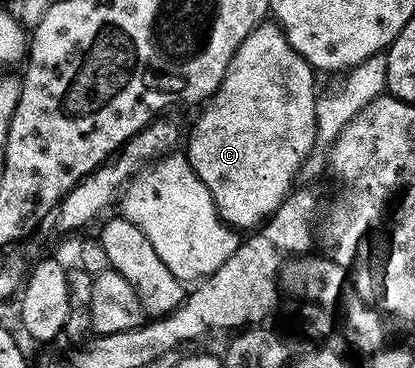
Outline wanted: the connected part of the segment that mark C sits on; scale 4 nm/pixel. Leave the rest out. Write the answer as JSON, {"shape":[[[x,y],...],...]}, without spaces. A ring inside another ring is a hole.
{"shape":[[[261,22],[240,43],[218,90],[199,109],[200,117],[192,133],[186,136],[186,155],[192,169],[210,190],[217,211],[233,229],[259,229],[293,191],[308,153],[304,150],[292,152],[292,140],[311,141],[315,137],[316,79],[317,73],[304,61],[302,54],[293,50],[279,24]]]}

